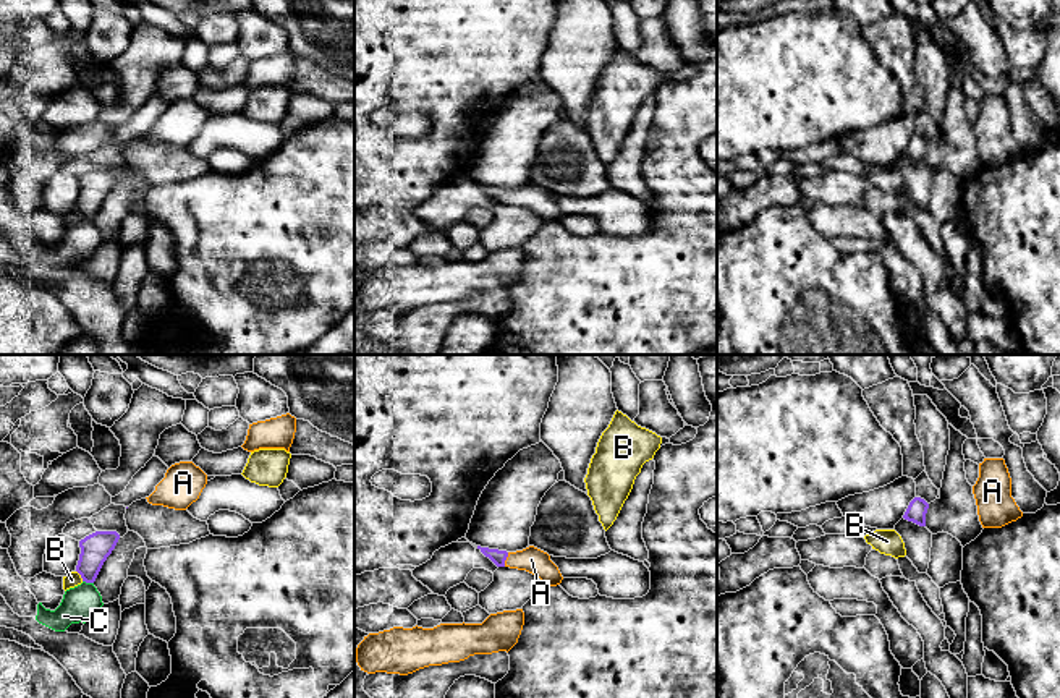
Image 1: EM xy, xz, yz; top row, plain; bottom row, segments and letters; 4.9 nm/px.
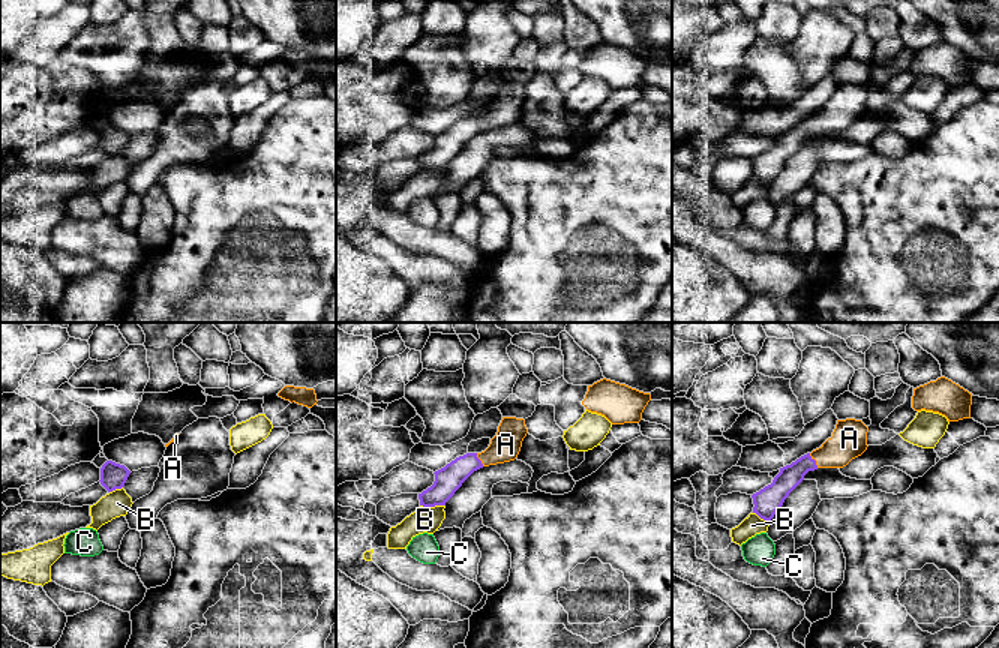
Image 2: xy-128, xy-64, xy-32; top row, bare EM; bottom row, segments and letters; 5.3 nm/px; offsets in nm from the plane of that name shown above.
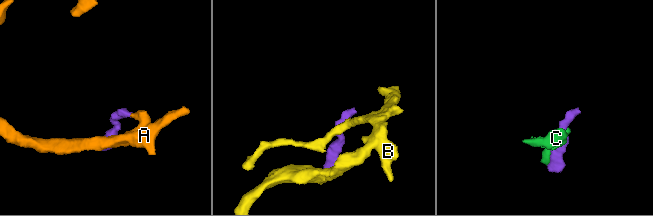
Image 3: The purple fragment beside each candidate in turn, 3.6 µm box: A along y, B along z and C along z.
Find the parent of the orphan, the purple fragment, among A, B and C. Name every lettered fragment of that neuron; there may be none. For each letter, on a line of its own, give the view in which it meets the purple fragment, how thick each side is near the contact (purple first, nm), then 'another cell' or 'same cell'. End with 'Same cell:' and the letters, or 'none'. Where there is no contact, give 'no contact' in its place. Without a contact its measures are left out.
A: contact in xz; calibres 70 and 130 nm; same cell
B: contact in xy; calibres 150 and 70 nm; another cell
C: contact in xy; calibres 150 and 170 nm; another cell
Same cell: A

